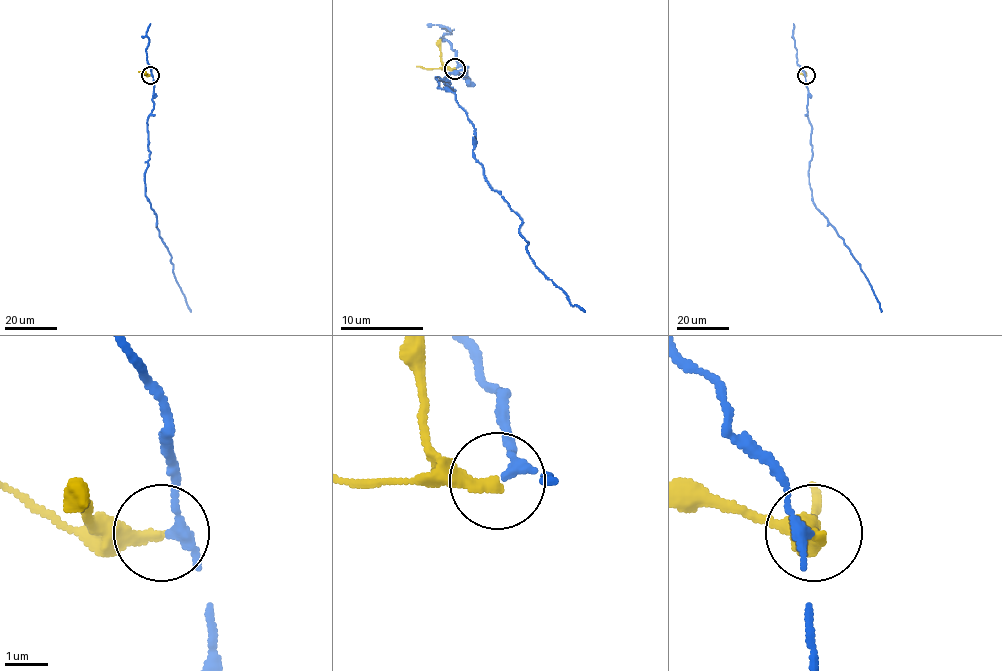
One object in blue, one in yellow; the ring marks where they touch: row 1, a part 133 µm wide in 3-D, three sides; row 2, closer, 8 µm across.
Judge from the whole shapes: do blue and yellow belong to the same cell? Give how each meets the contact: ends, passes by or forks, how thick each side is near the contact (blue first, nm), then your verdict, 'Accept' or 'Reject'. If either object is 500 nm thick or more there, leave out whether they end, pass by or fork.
At the ring blue ends. At the ring yellow ends. Thickness 280 nm (blue) against 280 nm. Reject

